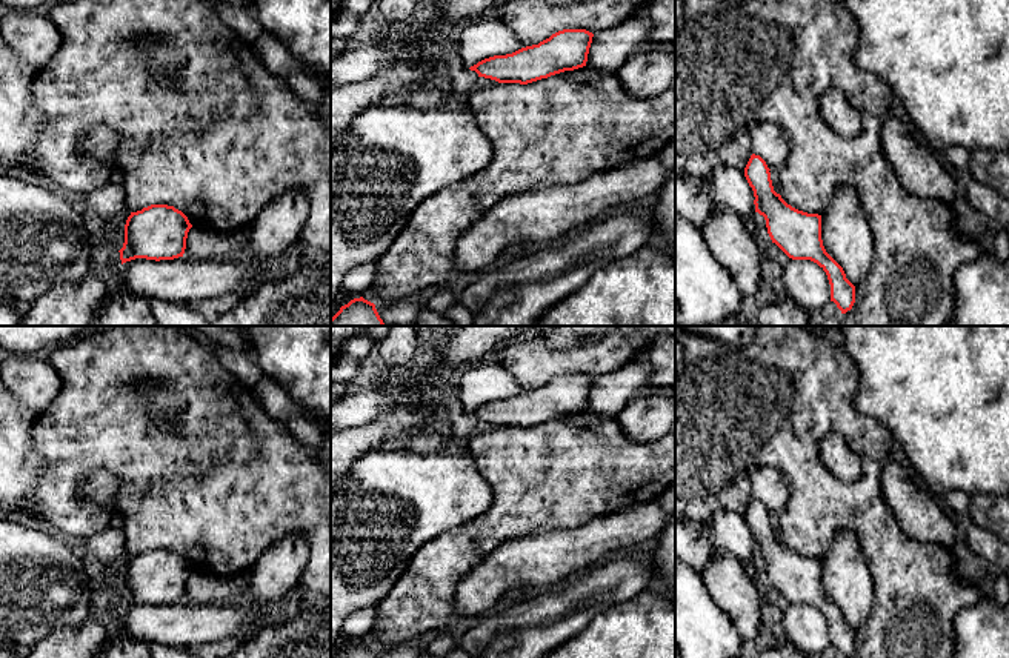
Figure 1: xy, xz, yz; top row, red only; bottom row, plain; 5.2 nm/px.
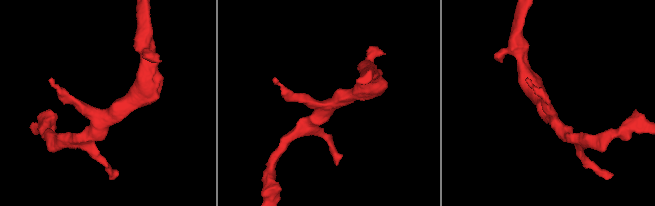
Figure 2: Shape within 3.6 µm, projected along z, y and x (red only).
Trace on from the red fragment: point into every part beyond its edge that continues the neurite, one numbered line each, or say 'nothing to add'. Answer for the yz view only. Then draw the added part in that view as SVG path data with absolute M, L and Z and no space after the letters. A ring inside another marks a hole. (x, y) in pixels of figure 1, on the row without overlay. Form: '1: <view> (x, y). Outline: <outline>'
nothing to add

